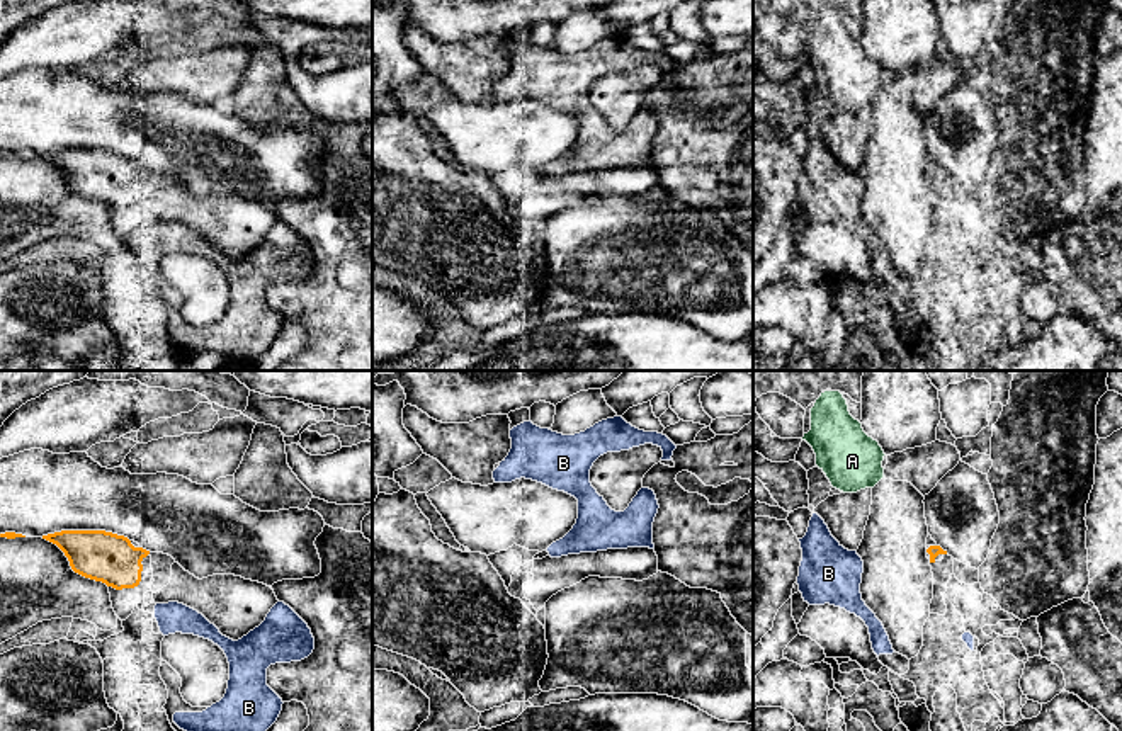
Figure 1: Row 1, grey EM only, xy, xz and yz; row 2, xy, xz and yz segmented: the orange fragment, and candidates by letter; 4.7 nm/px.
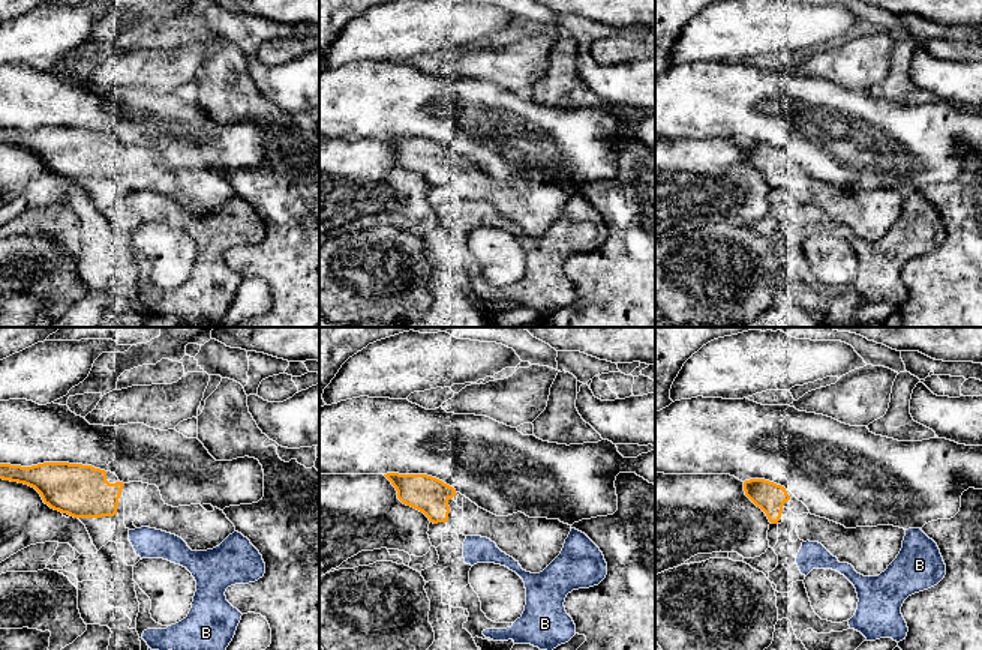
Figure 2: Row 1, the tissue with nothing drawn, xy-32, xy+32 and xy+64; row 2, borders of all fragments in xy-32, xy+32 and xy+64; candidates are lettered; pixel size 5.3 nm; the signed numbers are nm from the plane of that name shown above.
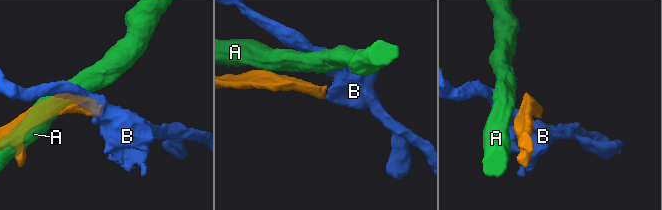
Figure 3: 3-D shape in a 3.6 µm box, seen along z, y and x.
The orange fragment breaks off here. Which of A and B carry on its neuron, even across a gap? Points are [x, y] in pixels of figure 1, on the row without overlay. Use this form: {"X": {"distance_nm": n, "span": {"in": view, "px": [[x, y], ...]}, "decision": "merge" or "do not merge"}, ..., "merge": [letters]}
{"A": {"distance_nm": 400, "span": {"in": "yz", "px": [[930, 165], [872, 106]]}, "decision": "do not merge"}, "B": {"distance_nm": 130, "span": {"in": "xy", "px": [[136, 204], [157, 223]]}, "decision": "do not merge"}, "merge": []}

